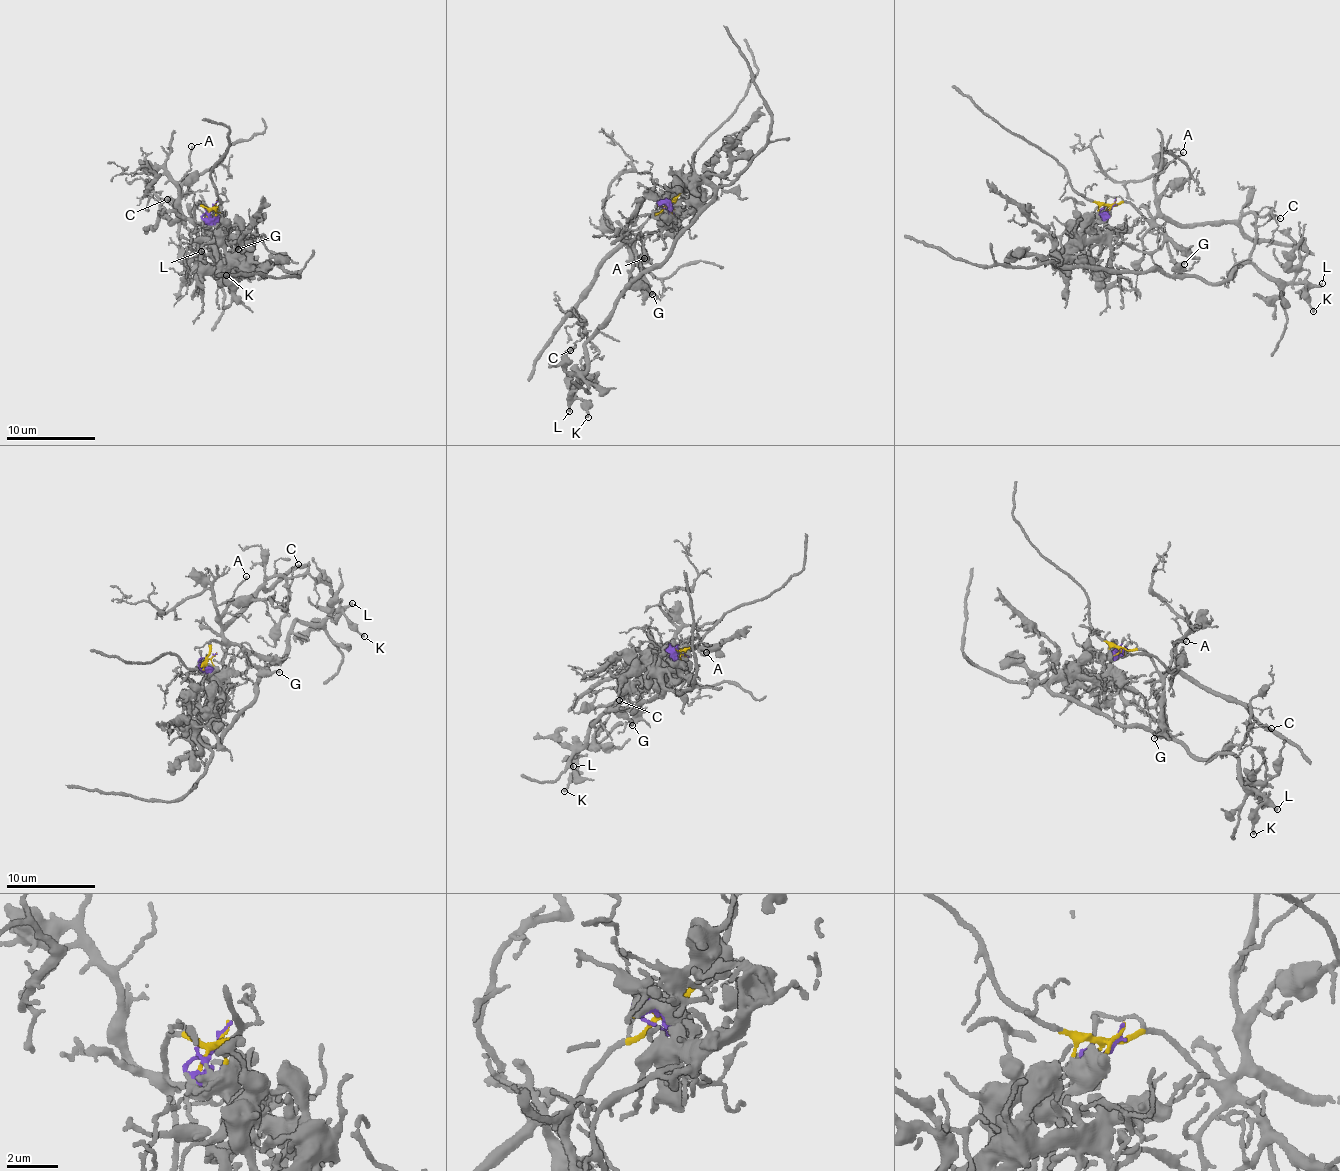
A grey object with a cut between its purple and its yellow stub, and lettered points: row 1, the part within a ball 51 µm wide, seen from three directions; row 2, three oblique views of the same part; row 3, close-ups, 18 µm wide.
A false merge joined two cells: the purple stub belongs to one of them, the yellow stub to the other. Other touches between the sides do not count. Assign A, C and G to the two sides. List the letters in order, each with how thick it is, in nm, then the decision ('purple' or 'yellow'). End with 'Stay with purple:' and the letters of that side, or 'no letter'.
A: 140 nm | yellow
C: 130 nm | yellow
G: 130 nm | yellow
Stay with purple: no letter

